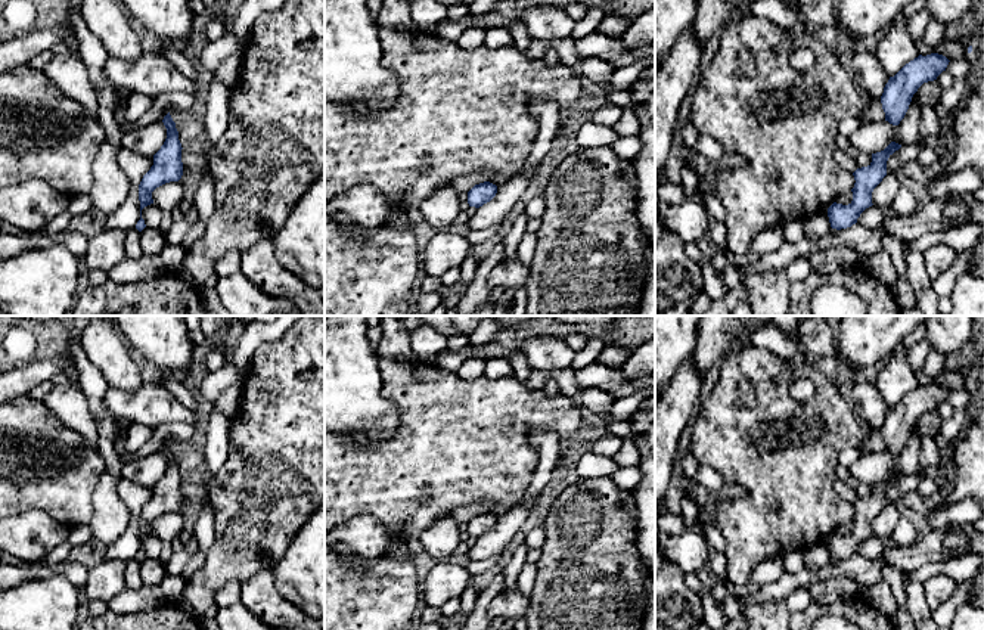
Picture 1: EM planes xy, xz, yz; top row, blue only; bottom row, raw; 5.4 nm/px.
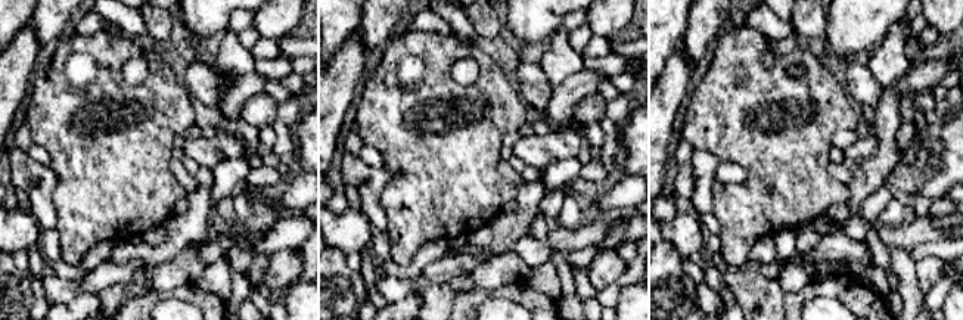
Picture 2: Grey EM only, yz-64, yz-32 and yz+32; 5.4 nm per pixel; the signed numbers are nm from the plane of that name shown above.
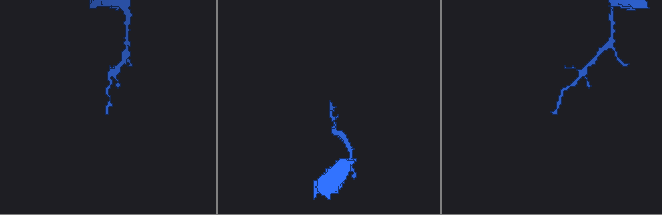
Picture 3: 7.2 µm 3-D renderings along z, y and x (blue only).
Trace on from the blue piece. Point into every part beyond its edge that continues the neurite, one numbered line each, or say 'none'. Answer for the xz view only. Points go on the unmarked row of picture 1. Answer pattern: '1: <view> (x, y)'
none

